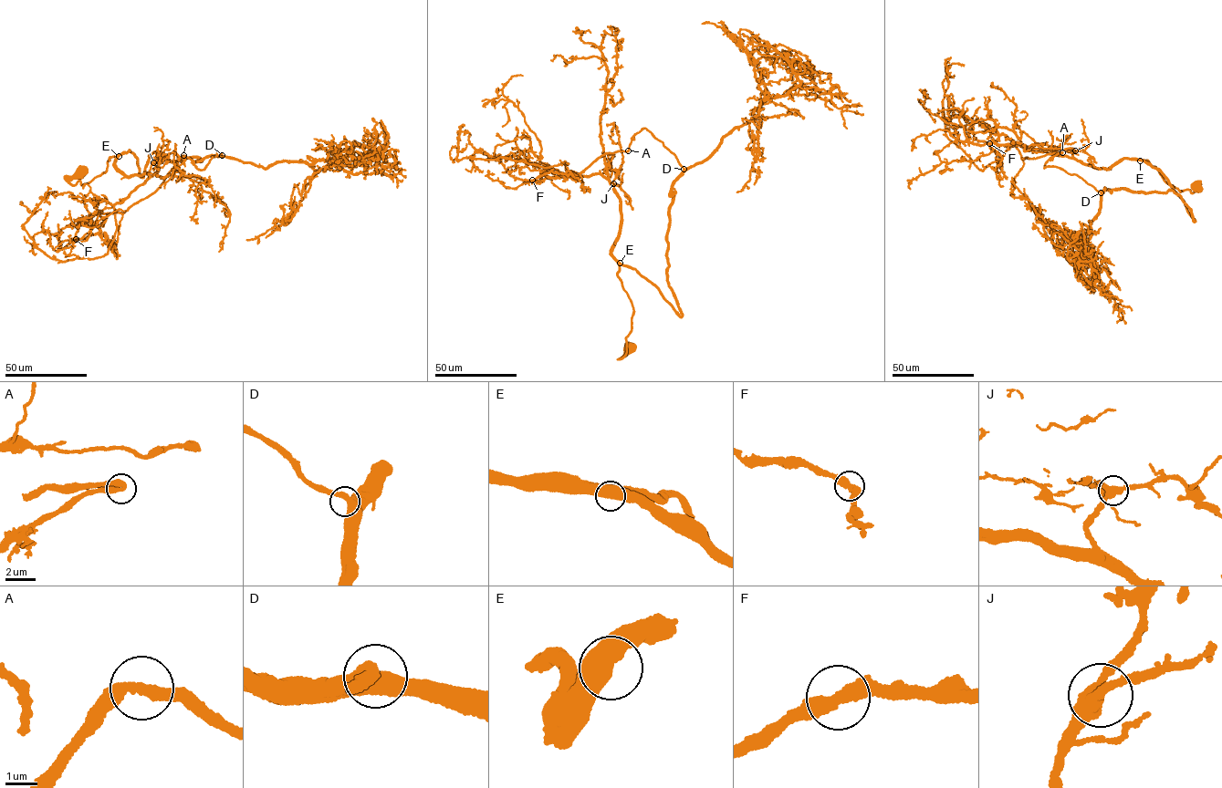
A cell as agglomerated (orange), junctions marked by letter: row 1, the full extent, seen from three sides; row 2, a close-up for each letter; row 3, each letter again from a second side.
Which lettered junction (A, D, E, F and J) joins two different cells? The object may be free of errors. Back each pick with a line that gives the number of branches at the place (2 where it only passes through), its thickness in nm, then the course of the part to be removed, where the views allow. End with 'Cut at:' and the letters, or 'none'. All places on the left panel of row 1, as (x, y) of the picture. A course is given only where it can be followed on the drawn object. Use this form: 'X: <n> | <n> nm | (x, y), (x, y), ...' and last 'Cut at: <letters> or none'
Cut at: none

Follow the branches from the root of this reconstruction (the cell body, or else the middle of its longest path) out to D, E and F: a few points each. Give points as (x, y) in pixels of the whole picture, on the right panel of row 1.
D: (1195, 186), (1192, 192), (1180, 191), (1141, 160), (1167, 179), (1195, 222), (1190, 208), (1172, 191), (1101, 192)
E: (1195, 186), (1192, 192), (1188, 189), (1180, 191), (1166, 182), (1149, 161), (1140, 160)
F: (1195, 186), (1141, 160), (1195, 222), (1172, 191), (1099, 191), (1044, 167), (1061, 151), (989, 144)

